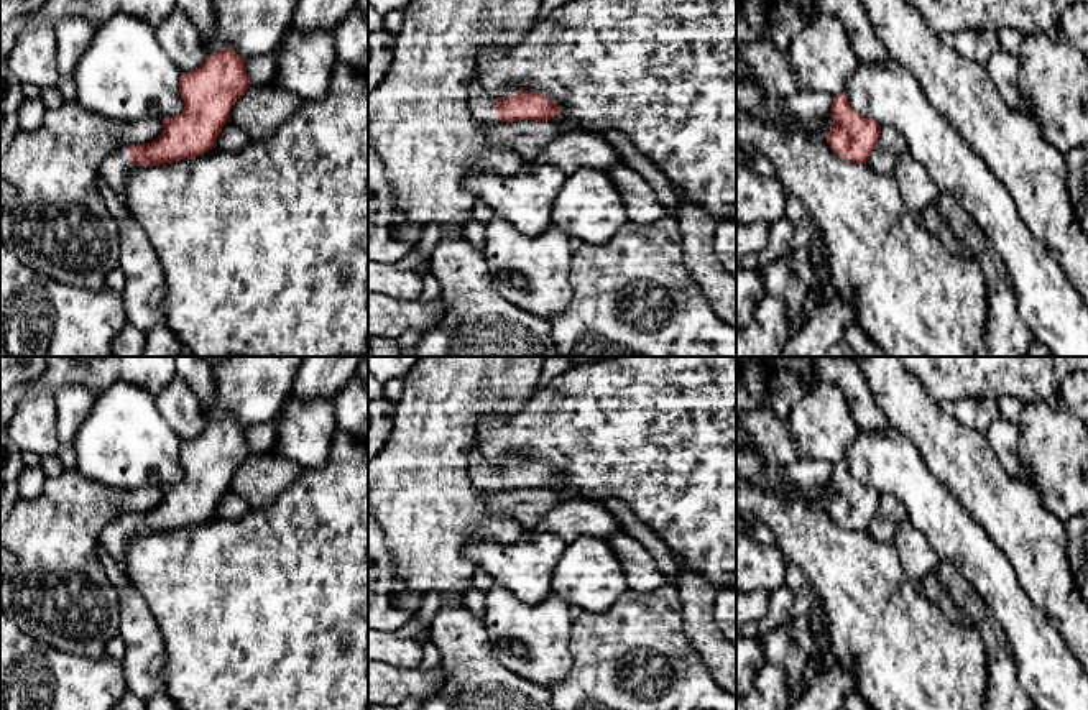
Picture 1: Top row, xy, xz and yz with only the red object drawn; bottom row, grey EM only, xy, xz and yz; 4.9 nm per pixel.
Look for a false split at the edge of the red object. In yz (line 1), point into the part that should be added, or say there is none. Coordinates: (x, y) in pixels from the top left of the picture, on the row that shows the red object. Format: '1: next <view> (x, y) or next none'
1: next none

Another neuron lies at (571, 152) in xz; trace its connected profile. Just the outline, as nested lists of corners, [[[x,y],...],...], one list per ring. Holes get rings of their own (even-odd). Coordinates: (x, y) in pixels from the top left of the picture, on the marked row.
[[[570,131],[554,138],[537,156],[526,161],[524,168],[532,171],[549,164],[560,169],[565,176],[570,176],[583,168],[606,171],[620,161],[618,153],[603,135]]]

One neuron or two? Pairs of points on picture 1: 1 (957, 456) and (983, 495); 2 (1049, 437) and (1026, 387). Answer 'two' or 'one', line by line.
1: one
2: two

